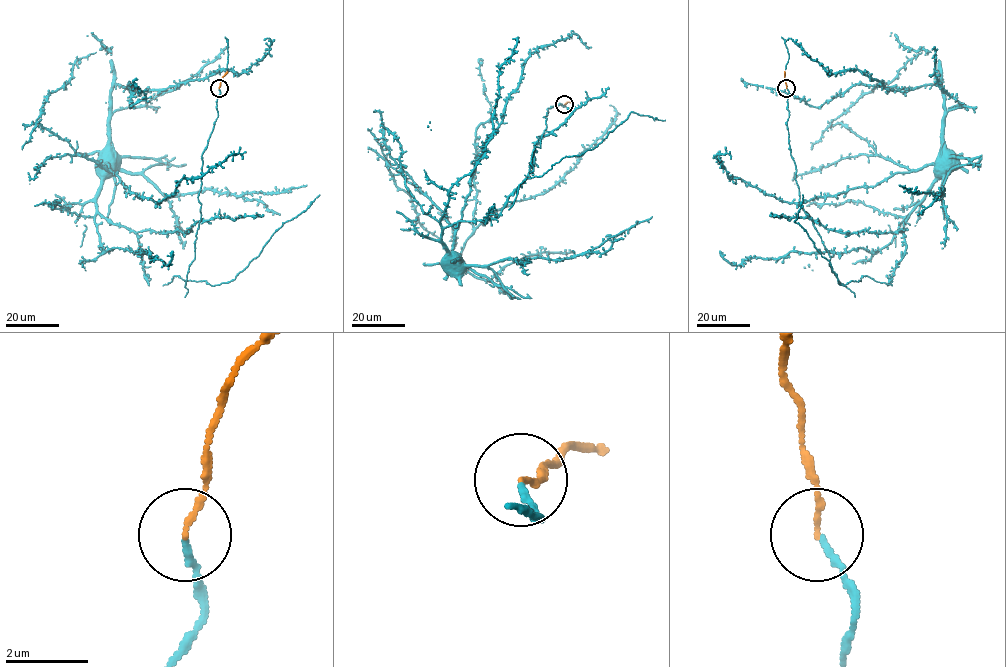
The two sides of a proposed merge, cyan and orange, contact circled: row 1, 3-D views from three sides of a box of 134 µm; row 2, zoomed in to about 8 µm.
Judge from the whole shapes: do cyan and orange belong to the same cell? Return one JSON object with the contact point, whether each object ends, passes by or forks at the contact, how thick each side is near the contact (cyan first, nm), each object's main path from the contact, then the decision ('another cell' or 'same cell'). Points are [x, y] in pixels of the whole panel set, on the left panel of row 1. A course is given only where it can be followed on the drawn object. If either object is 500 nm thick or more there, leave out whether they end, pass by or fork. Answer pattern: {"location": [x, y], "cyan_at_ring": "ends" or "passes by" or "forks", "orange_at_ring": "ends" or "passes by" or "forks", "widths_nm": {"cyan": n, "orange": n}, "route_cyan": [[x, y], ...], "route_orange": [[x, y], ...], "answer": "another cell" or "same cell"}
{"location": [219, 88], "cyan_at_ring": "ends", "orange_at_ring": "ends", "widths_nm": {"cyan": 150, "orange": 140}, "route_cyan": [[219, 88], [201, 157], [204, 221], [186, 234], [109, 222], [96, 199], [106, 158]], "route_orange": [[219, 88], [227, 71]], "answer": "same cell"}

